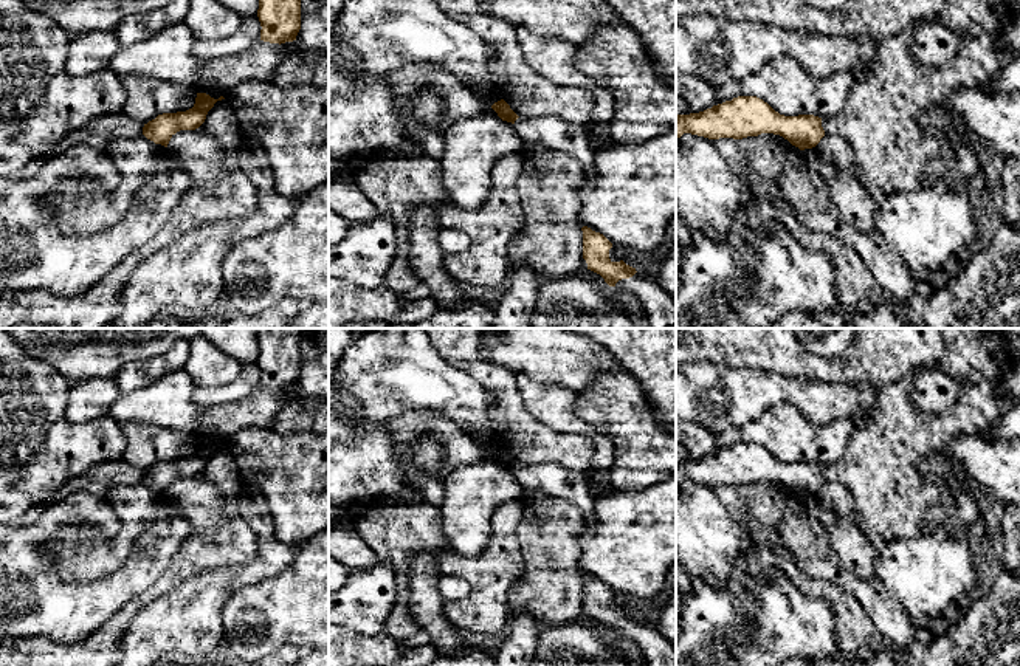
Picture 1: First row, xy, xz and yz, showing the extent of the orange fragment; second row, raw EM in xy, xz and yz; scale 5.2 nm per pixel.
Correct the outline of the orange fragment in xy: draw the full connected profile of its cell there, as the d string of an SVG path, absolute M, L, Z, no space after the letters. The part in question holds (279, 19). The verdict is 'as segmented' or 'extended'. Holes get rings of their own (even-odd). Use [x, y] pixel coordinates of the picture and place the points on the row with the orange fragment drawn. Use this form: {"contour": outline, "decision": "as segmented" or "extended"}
{"contour": "M259 0L260 40L285 43L301 29L301 0Z", "decision": "as segmented"}

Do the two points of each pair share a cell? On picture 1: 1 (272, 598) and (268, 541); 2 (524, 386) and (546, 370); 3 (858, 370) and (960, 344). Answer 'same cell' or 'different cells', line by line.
1: different cells
2: different cells
3: different cells

